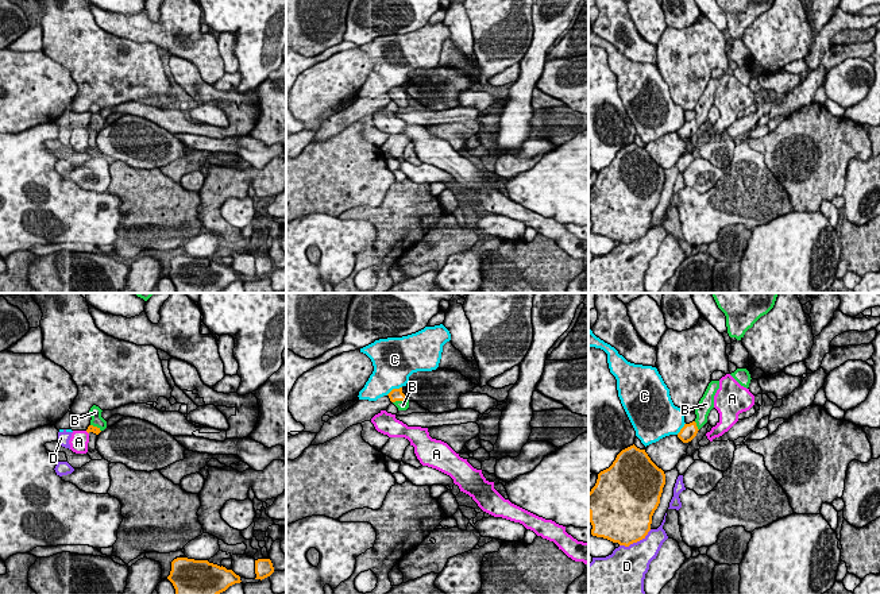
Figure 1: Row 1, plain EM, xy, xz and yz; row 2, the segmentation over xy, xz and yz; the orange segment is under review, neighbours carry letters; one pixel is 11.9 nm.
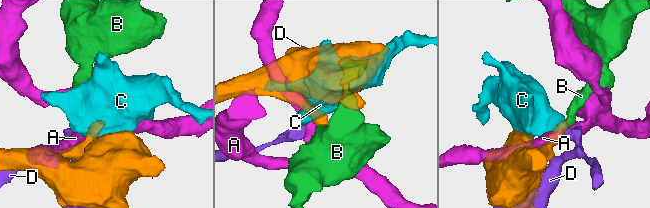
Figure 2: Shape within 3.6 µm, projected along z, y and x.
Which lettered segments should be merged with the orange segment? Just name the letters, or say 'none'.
B

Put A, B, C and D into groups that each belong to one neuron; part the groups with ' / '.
A / B / C D

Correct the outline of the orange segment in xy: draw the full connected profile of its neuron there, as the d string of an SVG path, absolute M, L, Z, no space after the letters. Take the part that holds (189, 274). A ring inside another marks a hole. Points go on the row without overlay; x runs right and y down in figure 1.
M177 255L171 259L167 277L175 286L175 293L219 293L229 284L240 281L240 274L232 267L209 261Z

